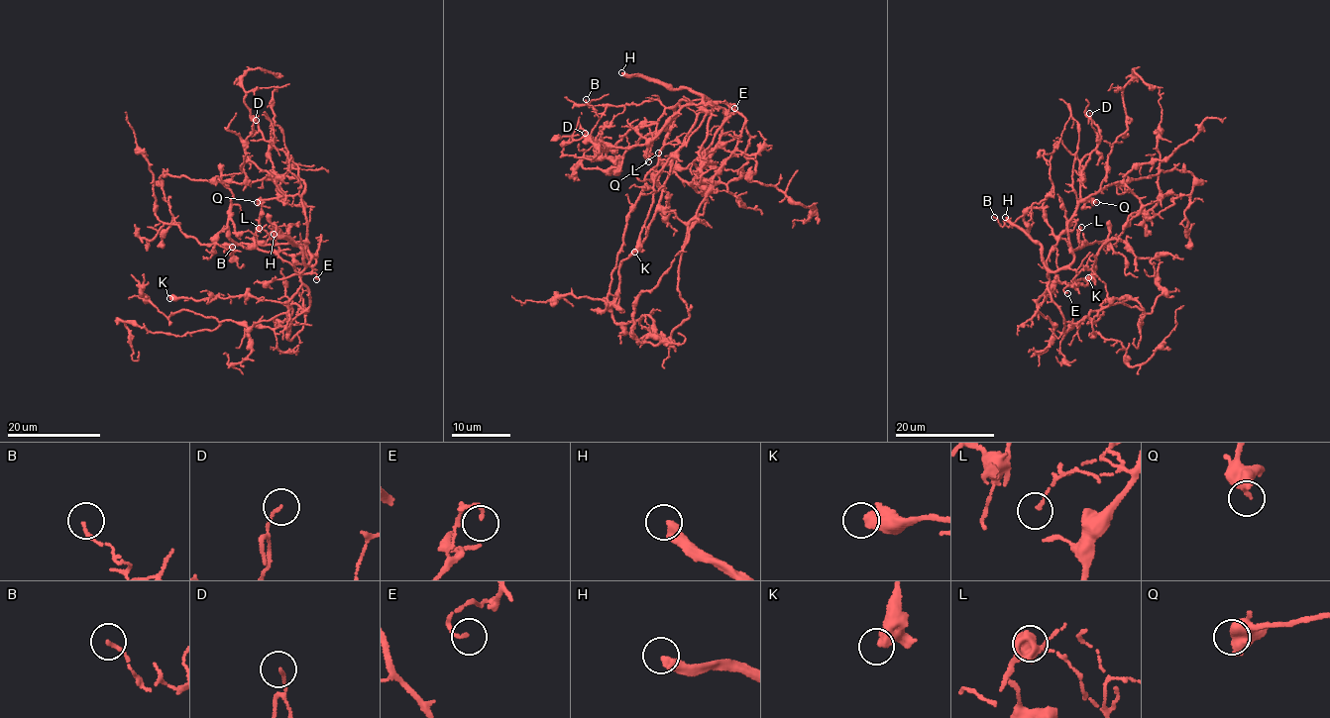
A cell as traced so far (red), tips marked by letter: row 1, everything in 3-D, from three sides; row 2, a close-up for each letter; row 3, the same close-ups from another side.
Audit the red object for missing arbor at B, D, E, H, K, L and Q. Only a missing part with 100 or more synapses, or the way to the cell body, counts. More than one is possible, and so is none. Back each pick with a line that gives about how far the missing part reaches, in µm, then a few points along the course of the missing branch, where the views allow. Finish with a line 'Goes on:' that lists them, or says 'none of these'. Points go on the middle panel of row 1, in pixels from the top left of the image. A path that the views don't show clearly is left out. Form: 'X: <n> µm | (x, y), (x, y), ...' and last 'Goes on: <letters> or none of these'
H: 35 µm | (621, 72), (578, 69), (560, 75), (538, 72), (495, 41), (479, 24), (457, 15)
Goes on: H

